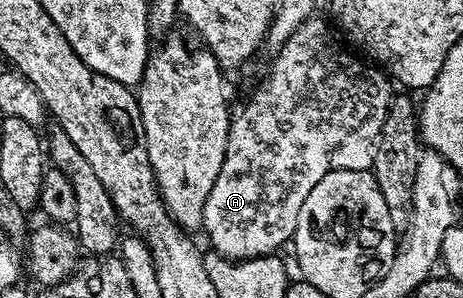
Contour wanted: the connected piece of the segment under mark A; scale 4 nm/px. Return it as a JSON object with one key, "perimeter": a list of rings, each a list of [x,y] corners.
{"perimeter":[[[318,18],[303,21],[286,44],[277,48],[278,56],[271,61],[266,80],[255,89],[246,108],[230,120],[224,165],[220,165],[220,177],[216,177],[216,185],[212,185],[212,193],[204,203],[201,225],[210,238],[209,246],[225,259],[239,261],[275,254],[277,247],[293,240],[300,205],[308,201],[308,193],[324,176],[333,171],[373,168],[374,142],[392,98],[391,80],[385,71],[363,61],[353,50],[345,51],[334,40],[331,24]]]}

